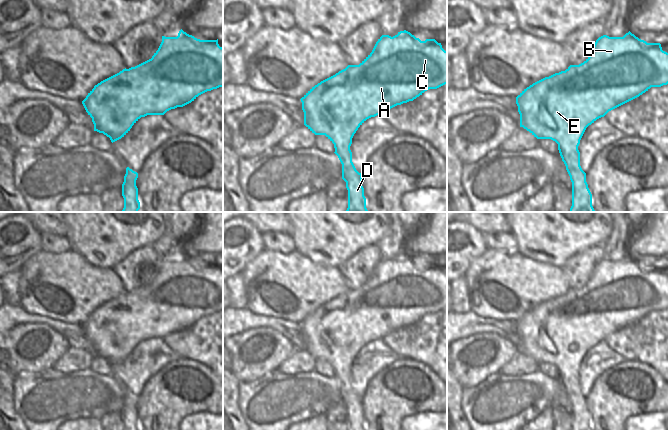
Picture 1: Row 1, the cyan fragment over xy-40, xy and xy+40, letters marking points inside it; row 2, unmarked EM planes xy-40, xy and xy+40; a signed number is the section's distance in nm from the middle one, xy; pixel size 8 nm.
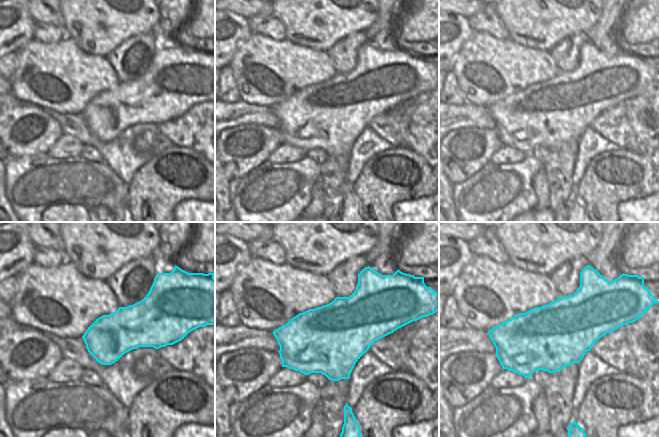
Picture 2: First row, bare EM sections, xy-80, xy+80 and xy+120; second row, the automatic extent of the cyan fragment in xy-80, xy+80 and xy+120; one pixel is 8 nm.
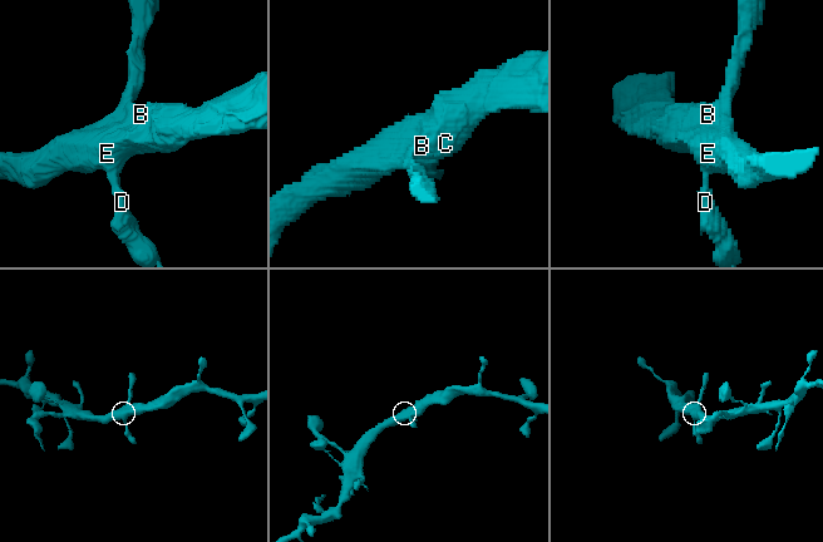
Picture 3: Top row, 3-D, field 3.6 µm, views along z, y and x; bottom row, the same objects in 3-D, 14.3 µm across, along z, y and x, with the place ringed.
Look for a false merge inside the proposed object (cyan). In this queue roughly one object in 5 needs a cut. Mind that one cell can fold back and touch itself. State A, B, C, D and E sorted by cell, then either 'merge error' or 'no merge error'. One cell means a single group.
A B C D E; no merge error

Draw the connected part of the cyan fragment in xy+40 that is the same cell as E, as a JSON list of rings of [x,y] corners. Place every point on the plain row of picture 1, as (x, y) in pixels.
[[[629,255],[623,261],[599,261],[583,287],[570,289],[565,295],[533,307],[516,321],[520,351],[537,363],[551,363],[558,368],[572,406],[572,430],[592,430],[592,418],[580,390],[578,374],[586,352],[651,311],[667,308],[668,277],[662,274],[660,267],[647,267]]]

